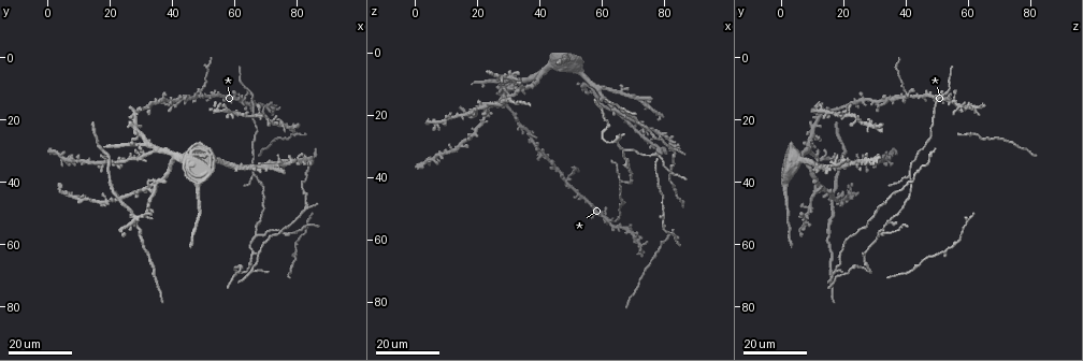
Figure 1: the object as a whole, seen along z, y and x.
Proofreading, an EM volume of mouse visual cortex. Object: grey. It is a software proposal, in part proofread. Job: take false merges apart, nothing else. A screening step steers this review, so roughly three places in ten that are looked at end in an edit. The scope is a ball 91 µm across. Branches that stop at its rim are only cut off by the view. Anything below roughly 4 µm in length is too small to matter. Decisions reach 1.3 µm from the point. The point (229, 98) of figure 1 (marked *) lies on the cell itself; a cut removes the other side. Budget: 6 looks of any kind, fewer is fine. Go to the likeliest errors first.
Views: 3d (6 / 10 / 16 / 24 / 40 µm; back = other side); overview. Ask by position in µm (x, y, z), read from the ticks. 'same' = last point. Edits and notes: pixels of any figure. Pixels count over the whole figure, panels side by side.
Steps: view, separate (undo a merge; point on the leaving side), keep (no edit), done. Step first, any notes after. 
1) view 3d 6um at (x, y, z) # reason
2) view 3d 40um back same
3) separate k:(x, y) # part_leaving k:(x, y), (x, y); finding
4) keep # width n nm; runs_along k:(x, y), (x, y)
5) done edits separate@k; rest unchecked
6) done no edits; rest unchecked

view 3d 24um at (48, 12, 41) # three-way junction

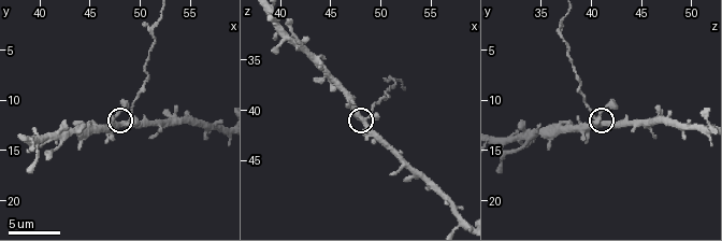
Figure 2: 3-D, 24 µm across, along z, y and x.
view 3d 10um at (48.4, 12.0, 41.0)

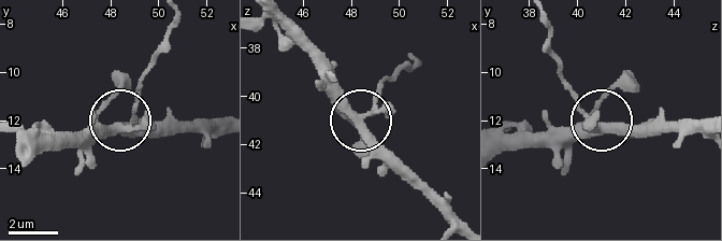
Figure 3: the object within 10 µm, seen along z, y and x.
separate 3:(136, 95) # side_arm 16 um; part_leaving 3:(128, 125), (140, 78), (171, 22); a second cell is stuck on

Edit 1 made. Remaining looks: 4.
view overview

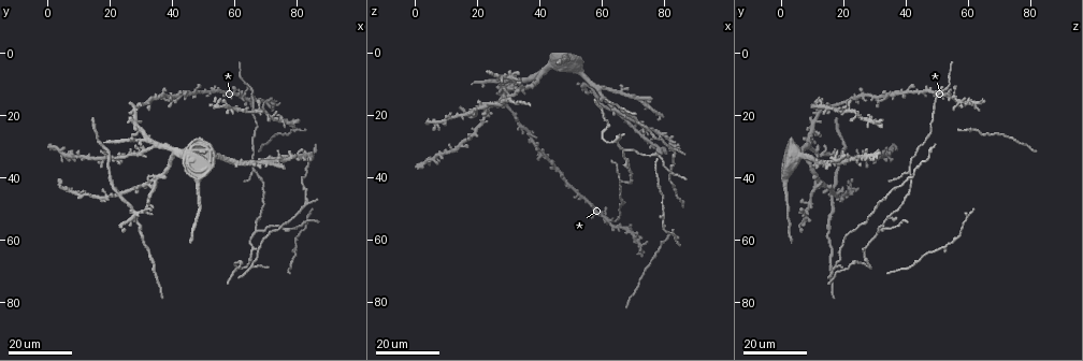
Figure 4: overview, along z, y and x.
view 3d 16um at (66, 37, 41) # three arms meet

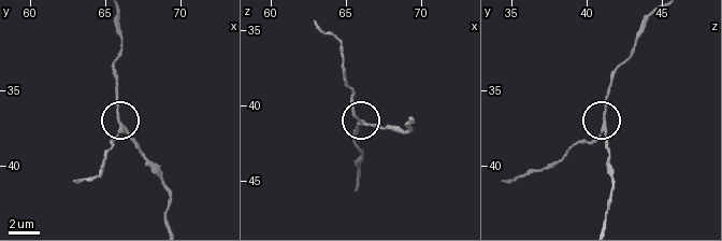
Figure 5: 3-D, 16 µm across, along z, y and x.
view 3d 10um at (66.2, 37.8, 41.2)

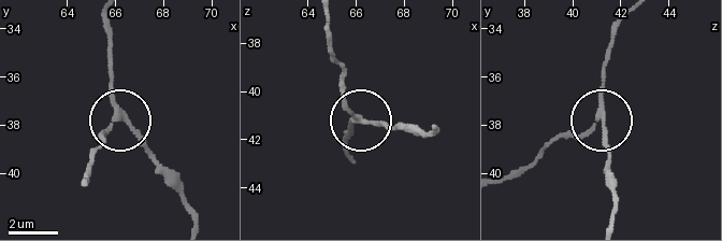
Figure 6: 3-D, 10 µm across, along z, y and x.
separate 6:(343, 97) # width 190 nm; two cells meet here

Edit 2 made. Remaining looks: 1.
done edits separate@3, separate@6; rest unchecked

